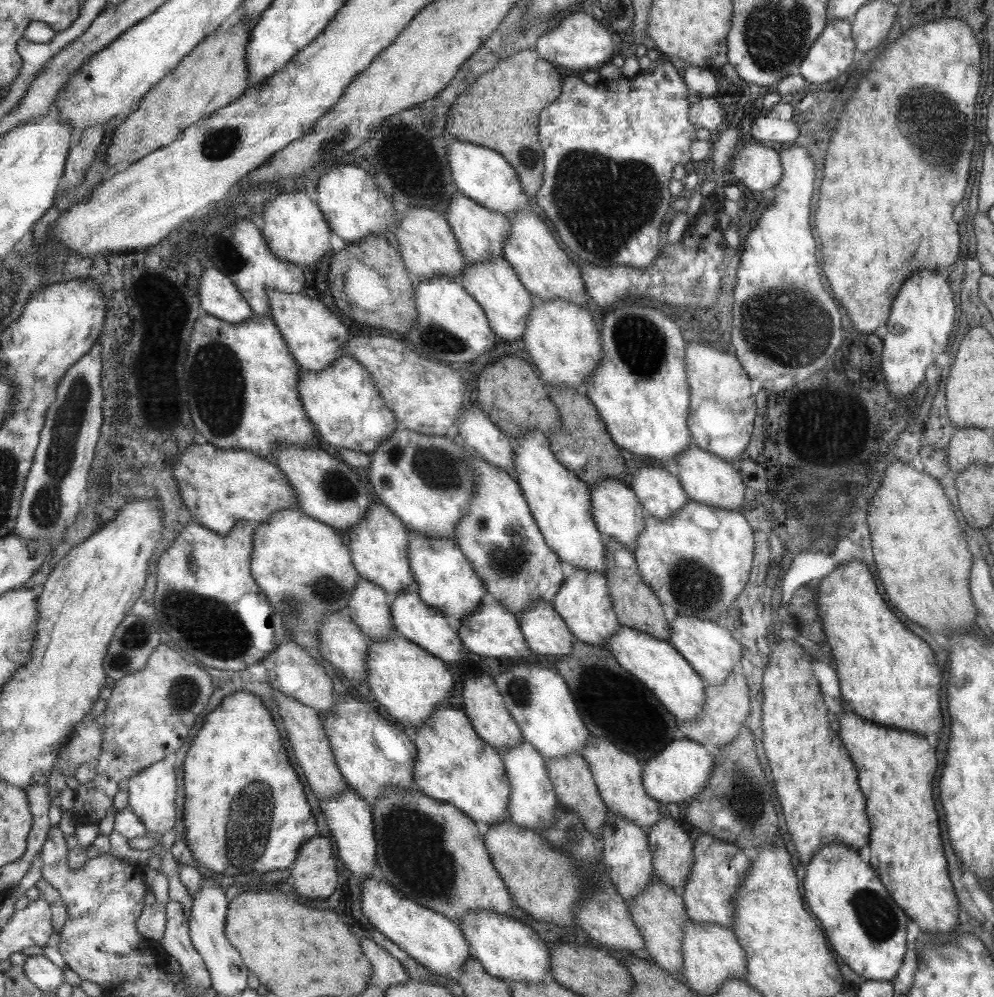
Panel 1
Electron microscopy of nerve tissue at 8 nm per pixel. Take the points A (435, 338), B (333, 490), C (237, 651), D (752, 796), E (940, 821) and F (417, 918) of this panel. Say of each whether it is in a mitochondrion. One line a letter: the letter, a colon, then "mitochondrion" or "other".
A: mitochondrion
B: mitochondrion
C: mitochondrion
D: other
E: other
F: other

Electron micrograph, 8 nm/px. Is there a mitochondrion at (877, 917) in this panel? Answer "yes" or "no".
yes

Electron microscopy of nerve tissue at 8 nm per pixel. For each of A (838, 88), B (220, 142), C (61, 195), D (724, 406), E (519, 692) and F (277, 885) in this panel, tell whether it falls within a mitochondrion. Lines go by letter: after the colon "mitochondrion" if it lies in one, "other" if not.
A: other
B: mitochondrion
C: other
D: other
E: mitochondrion
F: other

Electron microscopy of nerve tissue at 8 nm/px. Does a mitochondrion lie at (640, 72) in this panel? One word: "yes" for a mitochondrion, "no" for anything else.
no

